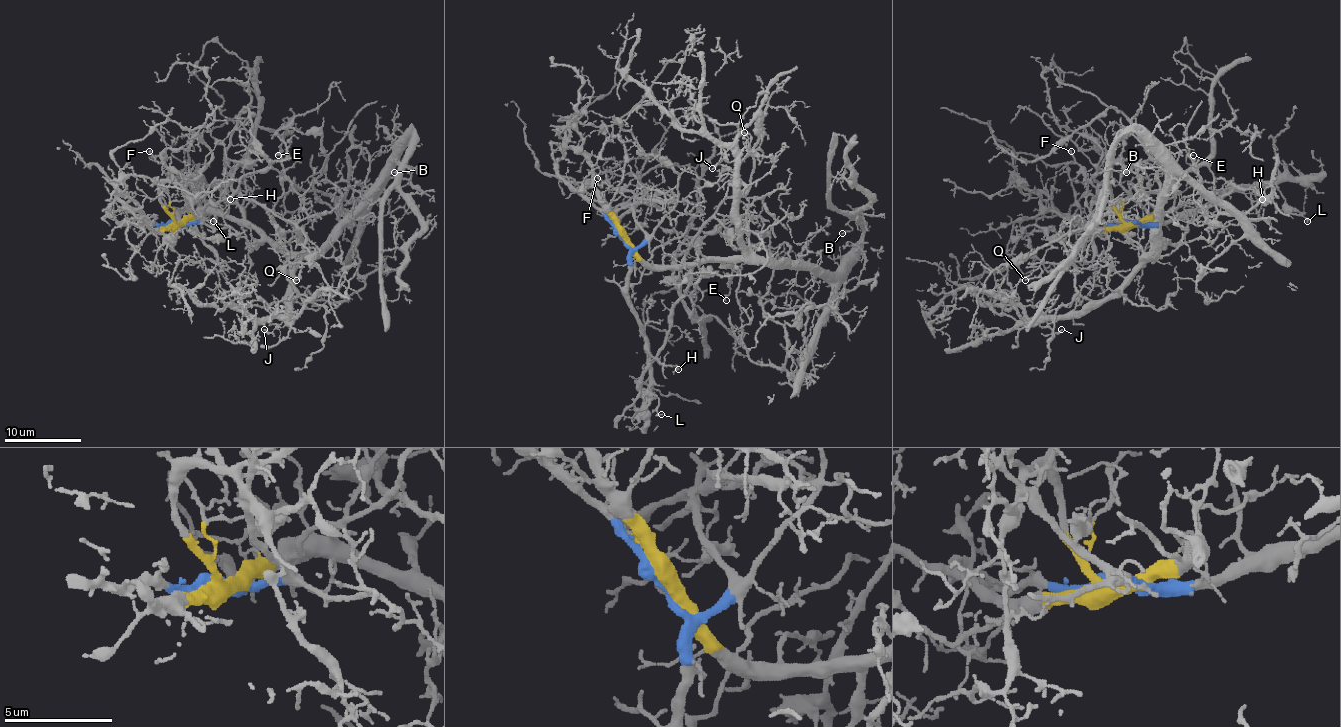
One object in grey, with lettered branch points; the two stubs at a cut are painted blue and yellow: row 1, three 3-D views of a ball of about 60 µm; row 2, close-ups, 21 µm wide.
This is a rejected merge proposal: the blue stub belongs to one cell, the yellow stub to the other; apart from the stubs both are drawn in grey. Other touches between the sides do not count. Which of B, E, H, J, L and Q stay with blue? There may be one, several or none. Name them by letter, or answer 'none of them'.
H, L

